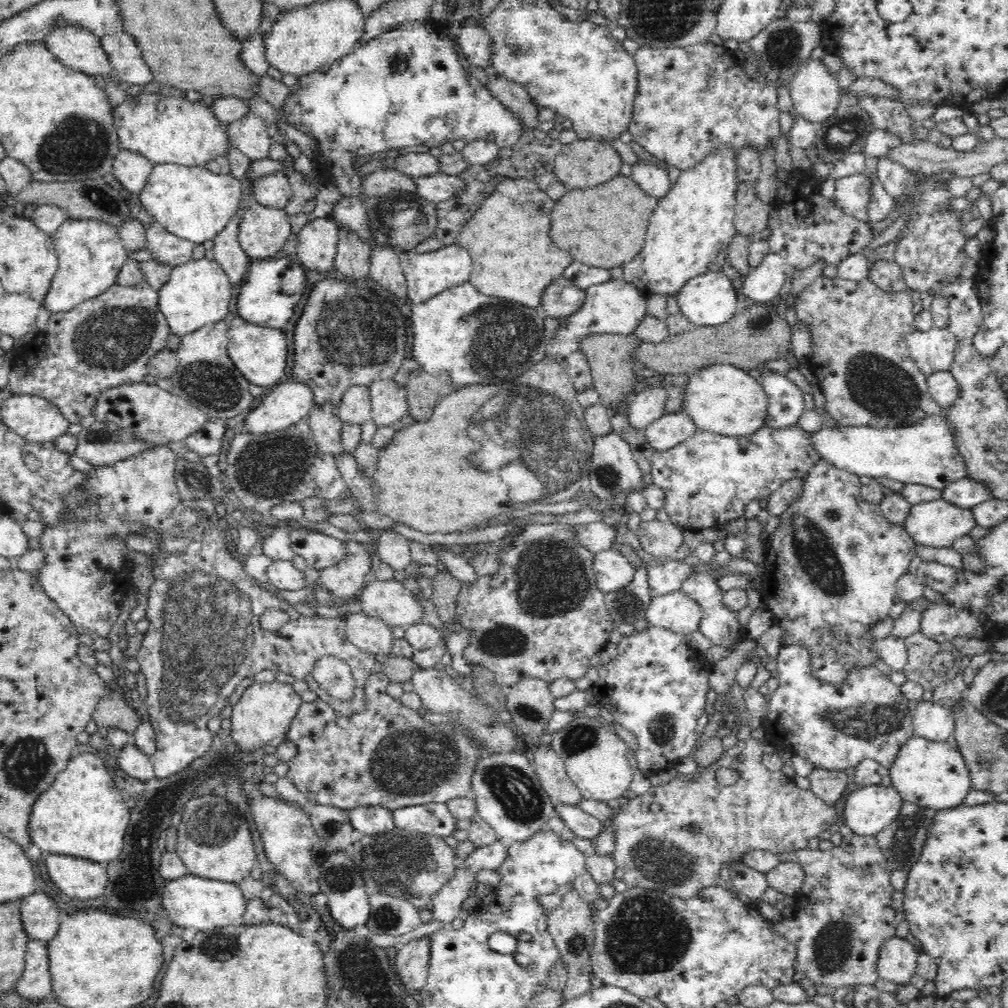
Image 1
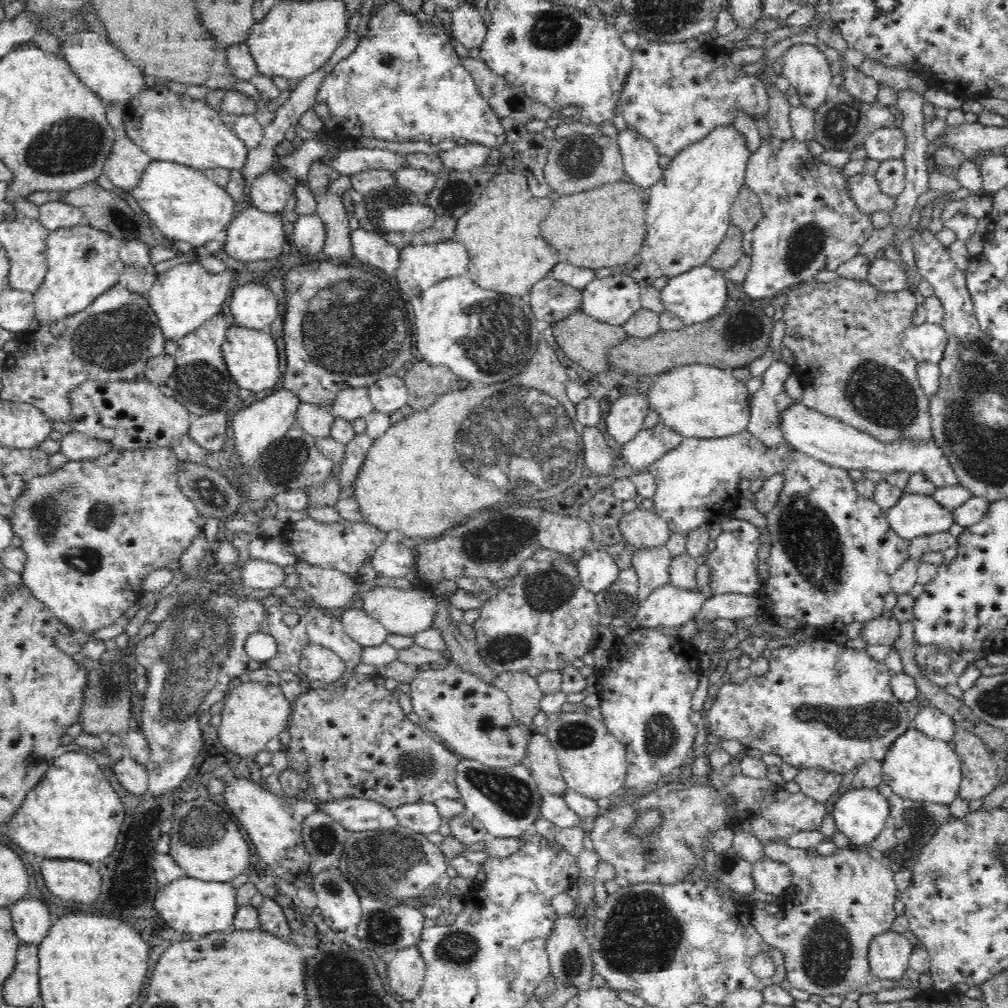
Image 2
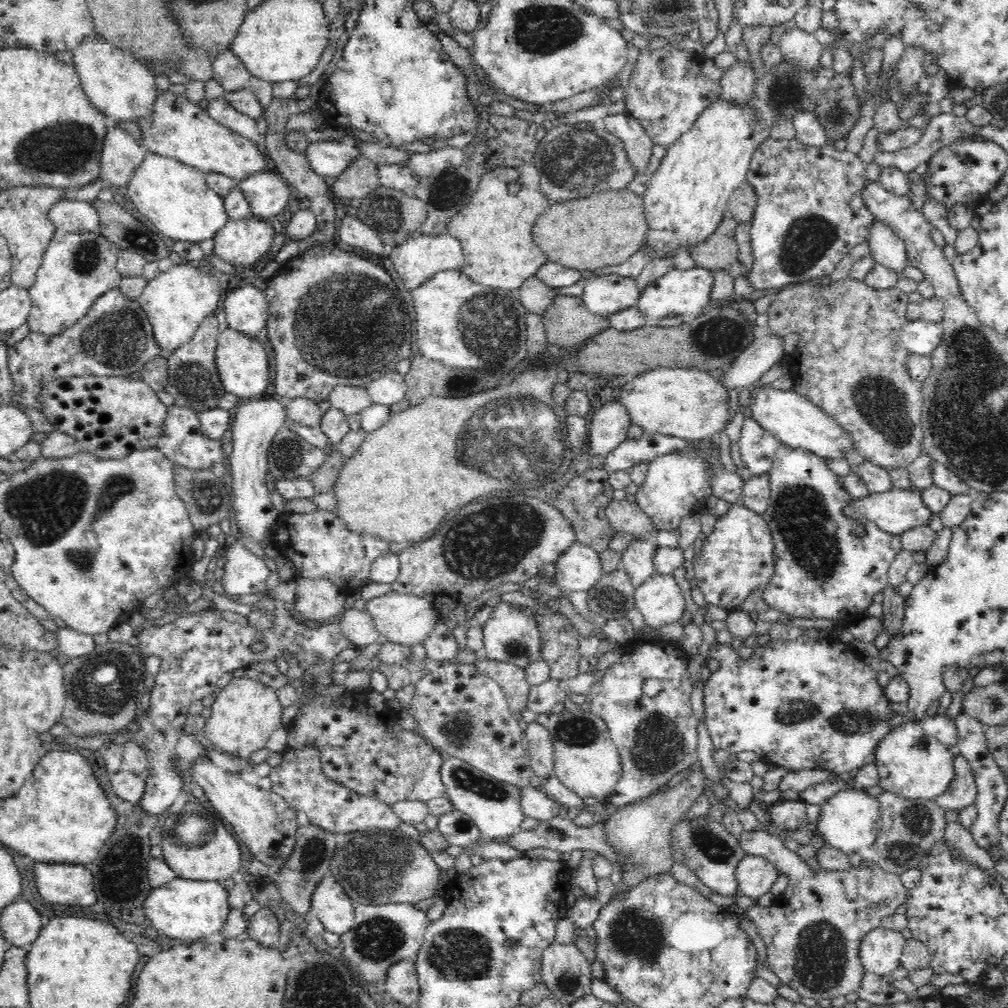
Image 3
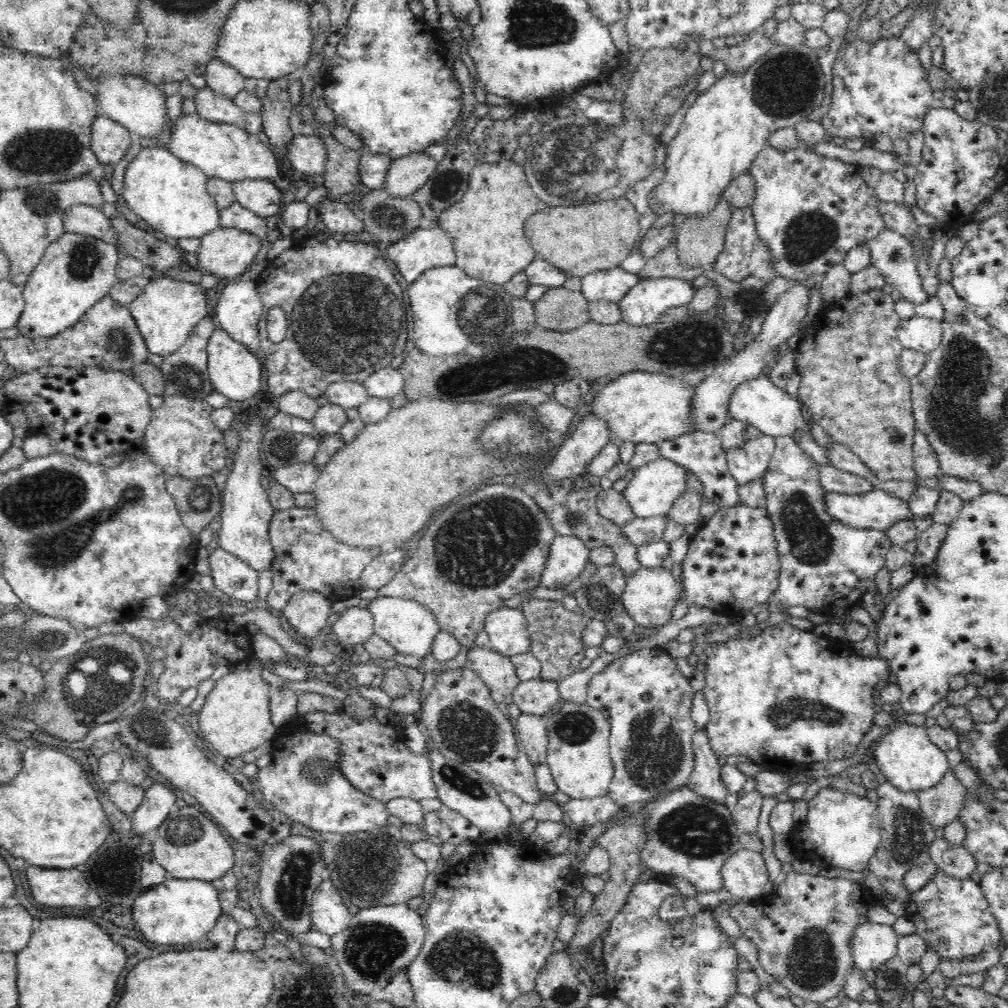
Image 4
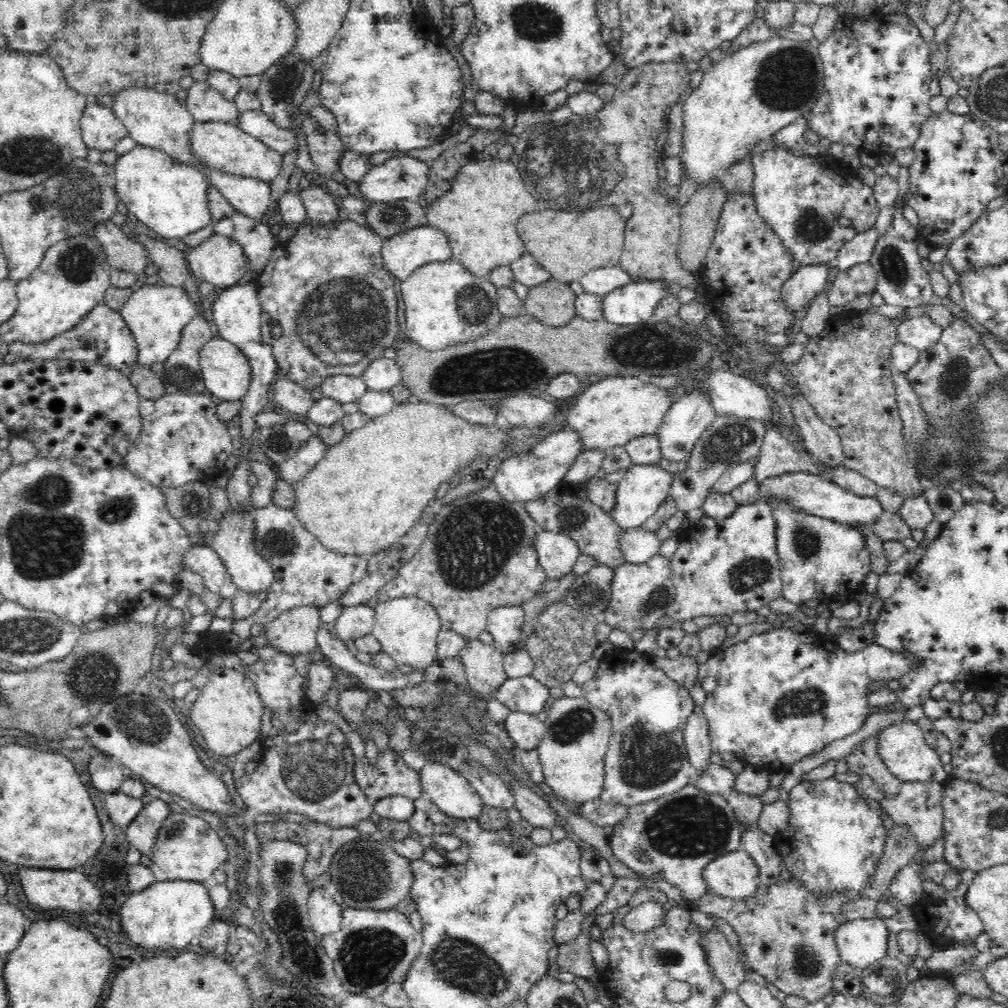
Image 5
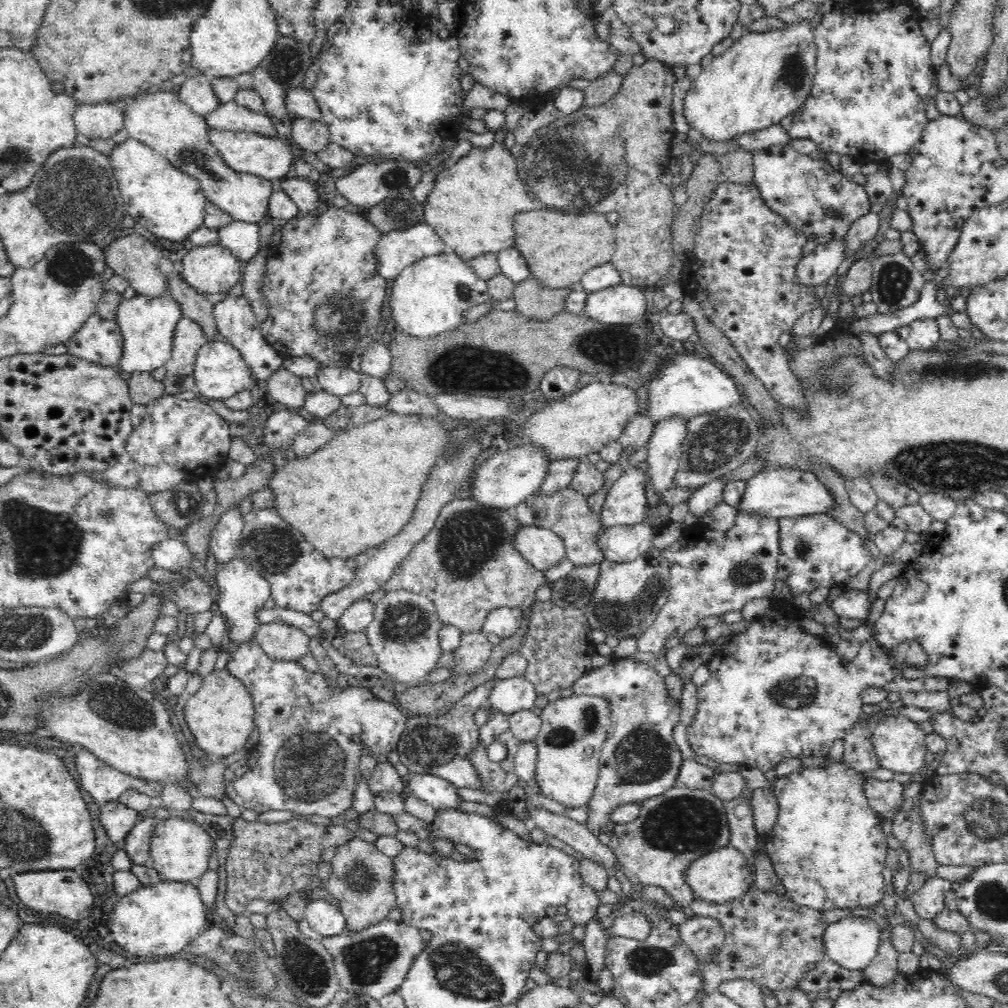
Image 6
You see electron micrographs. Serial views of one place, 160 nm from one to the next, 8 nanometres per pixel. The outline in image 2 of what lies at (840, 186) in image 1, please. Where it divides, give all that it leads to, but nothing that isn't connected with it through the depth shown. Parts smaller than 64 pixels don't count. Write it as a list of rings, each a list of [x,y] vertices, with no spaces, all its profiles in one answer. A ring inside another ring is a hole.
[[[864,171],[847,177],[845,190],[849,194],[849,200],[862,214],[871,215],[882,209],[888,209],[891,212],[895,205],[895,199],[886,196],[881,191],[875,175],[864,173]]]

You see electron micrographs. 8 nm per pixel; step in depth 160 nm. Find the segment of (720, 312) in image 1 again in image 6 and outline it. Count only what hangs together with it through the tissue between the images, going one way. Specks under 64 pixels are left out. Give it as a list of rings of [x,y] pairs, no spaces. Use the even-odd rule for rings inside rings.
[[[622,283],[614,287],[600,290],[600,292],[589,293],[588,300],[586,300],[586,308],[584,308],[584,310],[585,314],[588,314],[592,319],[613,325],[635,323],[643,318],[644,315],[648,318],[648,312],[651,312],[648,308],[648,298],[646,298],[646,294],[642,292],[642,288],[628,286]]]

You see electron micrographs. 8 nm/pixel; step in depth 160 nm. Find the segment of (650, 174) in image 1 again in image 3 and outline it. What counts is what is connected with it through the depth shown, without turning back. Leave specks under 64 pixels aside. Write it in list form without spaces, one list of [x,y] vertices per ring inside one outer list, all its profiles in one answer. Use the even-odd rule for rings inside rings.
[[[616,113],[603,118],[602,123],[612,135],[624,143],[630,164],[636,174],[650,175],[653,141],[646,134],[644,127],[627,113]]]

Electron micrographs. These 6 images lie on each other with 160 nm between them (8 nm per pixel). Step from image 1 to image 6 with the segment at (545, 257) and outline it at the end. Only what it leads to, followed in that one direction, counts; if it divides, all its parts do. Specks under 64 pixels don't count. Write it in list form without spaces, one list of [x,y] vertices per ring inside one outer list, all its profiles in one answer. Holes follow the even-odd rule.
[[[494,142],[486,148],[474,146],[435,178],[435,185],[423,203],[425,223],[466,263],[482,254],[496,255],[514,247],[514,216],[536,208],[518,172],[508,143]]]

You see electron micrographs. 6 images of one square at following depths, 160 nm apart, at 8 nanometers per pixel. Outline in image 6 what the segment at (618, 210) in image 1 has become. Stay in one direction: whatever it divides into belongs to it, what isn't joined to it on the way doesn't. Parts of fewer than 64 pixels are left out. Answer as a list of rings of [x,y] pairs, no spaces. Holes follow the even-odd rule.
[[[532,210],[516,214],[515,246],[524,255],[534,278],[553,289],[571,288],[573,284],[581,283],[588,270],[611,262],[616,252],[614,228],[606,214],[562,214],[562,211]]]

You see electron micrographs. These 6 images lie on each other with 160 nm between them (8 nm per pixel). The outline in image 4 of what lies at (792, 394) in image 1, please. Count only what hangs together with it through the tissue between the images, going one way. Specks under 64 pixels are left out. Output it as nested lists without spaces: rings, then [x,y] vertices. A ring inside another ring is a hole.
[[[760,435],[745,442],[742,448],[727,450],[727,461],[739,486],[763,478],[775,451],[776,438]]]

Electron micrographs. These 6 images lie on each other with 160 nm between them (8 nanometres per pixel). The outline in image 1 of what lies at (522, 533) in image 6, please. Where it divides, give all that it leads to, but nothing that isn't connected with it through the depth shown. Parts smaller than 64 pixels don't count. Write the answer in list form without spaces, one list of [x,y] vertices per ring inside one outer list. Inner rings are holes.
[[[610,550],[595,554],[596,584],[605,593],[622,590],[628,584],[632,584],[636,569],[628,558],[618,551]]]

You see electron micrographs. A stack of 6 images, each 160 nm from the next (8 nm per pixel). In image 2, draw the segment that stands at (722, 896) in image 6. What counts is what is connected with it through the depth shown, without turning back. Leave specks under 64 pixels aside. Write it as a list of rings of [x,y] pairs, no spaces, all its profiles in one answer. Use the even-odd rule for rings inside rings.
[[[768,856],[753,864],[752,877],[754,877],[755,888],[776,897],[783,896],[794,880],[792,869],[788,865],[772,860]]]

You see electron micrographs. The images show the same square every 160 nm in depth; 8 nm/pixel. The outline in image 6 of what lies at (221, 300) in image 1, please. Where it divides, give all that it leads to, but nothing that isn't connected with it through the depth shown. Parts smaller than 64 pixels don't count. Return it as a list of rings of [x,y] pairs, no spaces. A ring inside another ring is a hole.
[[[168,292],[155,297],[136,294],[129,300],[123,300],[118,307],[116,318],[124,335],[124,343],[126,343],[124,354],[119,362],[122,370],[129,373],[151,372],[160,366],[165,366],[166,361],[171,357],[176,326],[181,317],[184,316],[180,303]]]

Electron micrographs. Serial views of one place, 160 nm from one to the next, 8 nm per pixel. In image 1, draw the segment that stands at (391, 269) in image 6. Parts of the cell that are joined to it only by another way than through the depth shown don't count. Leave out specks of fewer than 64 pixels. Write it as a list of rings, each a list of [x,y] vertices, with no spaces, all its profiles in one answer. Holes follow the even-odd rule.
[[[457,242],[434,252],[424,252],[424,254],[414,250],[399,251],[399,259],[408,282],[408,295],[412,304],[422,304],[444,290],[464,285],[470,281],[473,268],[471,254]]]

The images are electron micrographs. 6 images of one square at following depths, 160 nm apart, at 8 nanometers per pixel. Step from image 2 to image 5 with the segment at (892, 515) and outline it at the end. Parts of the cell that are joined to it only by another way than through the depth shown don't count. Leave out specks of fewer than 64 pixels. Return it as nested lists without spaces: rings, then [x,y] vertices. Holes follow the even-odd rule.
[[[784,472],[776,477],[769,477],[761,484],[761,494],[766,502],[772,498],[790,501],[801,512],[832,520],[833,522],[856,527],[873,527],[885,514],[883,504],[872,496],[858,496],[844,488],[805,472]]]

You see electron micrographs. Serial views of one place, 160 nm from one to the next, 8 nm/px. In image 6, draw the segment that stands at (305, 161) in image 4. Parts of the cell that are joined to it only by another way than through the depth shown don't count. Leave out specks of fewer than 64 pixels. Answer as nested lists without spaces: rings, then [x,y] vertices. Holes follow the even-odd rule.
[[[235,100],[221,103],[220,108],[208,114],[205,121],[208,128],[220,127],[234,132],[254,133],[268,139],[279,138],[270,115],[240,106]]]

